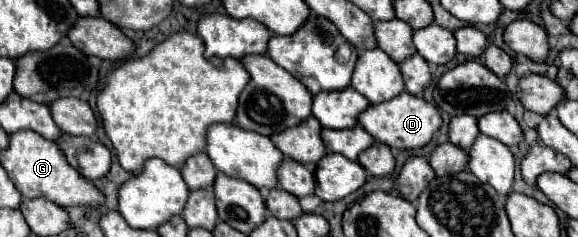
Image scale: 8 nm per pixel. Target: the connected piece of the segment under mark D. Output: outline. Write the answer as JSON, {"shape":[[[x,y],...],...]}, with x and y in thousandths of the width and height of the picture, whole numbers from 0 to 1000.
{"shape":[[[696,388],[689,405],[682,405],[678,422],[657,430],[657,439],[640,439],[623,489],[619,489],[619,523],[654,599],[692,633],[713,633],[713,624],[730,624],[734,608],[740,608],[747,591],[747,574],[758,557],[758,540],[765,532],[765,498],[761,473],[754,464],[751,439],[737,430],[727,405],[716,405],[709,388]]]}

